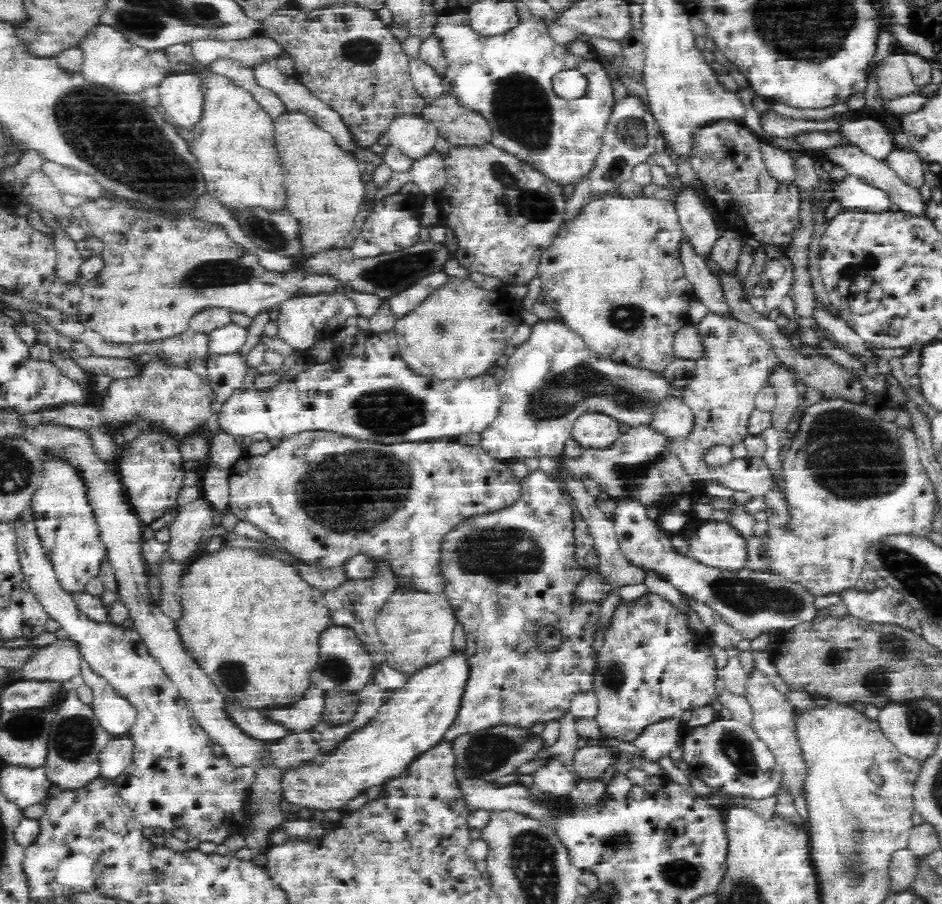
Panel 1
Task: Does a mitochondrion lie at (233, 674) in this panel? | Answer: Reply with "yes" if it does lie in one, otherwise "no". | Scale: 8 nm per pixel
yes

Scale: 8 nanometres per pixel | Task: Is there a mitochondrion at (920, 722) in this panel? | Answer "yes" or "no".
yes

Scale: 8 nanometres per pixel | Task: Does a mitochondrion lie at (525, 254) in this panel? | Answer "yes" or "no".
no

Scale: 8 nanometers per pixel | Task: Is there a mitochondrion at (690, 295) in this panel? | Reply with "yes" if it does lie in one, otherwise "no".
no

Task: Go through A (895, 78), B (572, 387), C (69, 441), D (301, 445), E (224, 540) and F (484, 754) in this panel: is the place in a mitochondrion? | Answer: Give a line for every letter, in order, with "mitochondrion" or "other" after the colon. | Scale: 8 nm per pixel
A: mitochondrion
B: mitochondrion
C: other
D: other
E: other
F: mitochondrion

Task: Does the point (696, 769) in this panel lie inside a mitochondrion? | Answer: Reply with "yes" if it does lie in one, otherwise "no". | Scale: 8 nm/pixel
no

